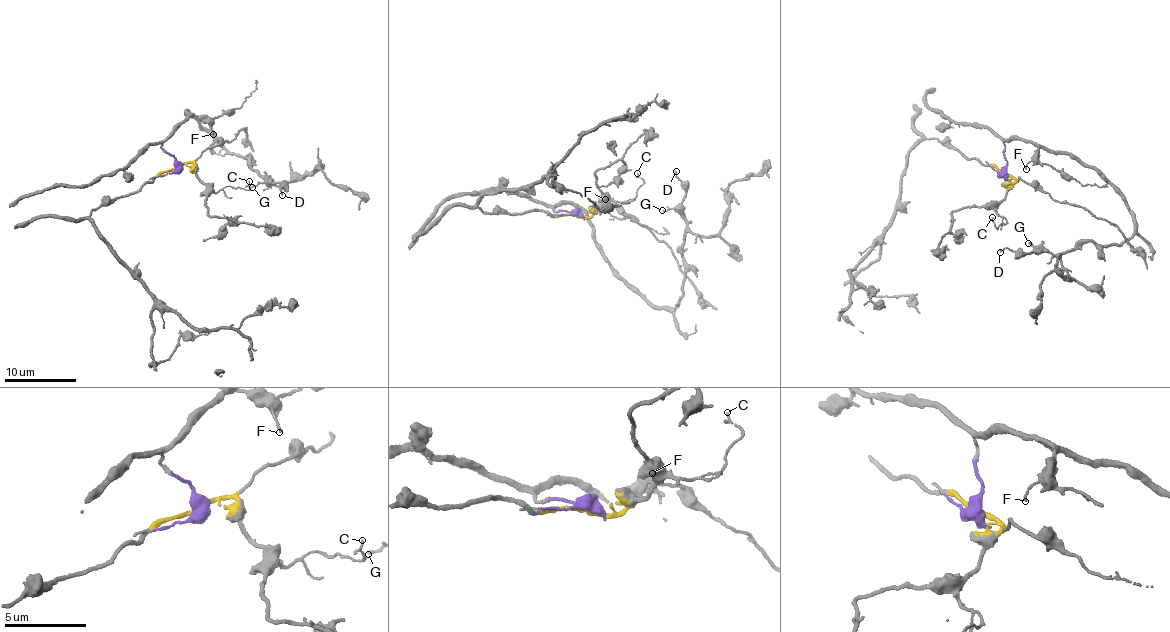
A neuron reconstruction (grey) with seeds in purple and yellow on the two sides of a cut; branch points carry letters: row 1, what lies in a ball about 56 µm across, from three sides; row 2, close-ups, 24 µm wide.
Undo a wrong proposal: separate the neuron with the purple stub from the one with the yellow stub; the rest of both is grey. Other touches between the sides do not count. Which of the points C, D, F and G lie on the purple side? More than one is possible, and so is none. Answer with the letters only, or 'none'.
D, F, G

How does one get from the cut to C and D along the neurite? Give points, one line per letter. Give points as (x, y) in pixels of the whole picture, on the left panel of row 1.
C: (175, 168), (186, 165), (212, 191), (249, 189), (248, 180)
D: (176, 169), (162, 144), (189, 116), (185, 108), (232, 155), (249, 154), (253, 168), (285, 188), (282, 195)

